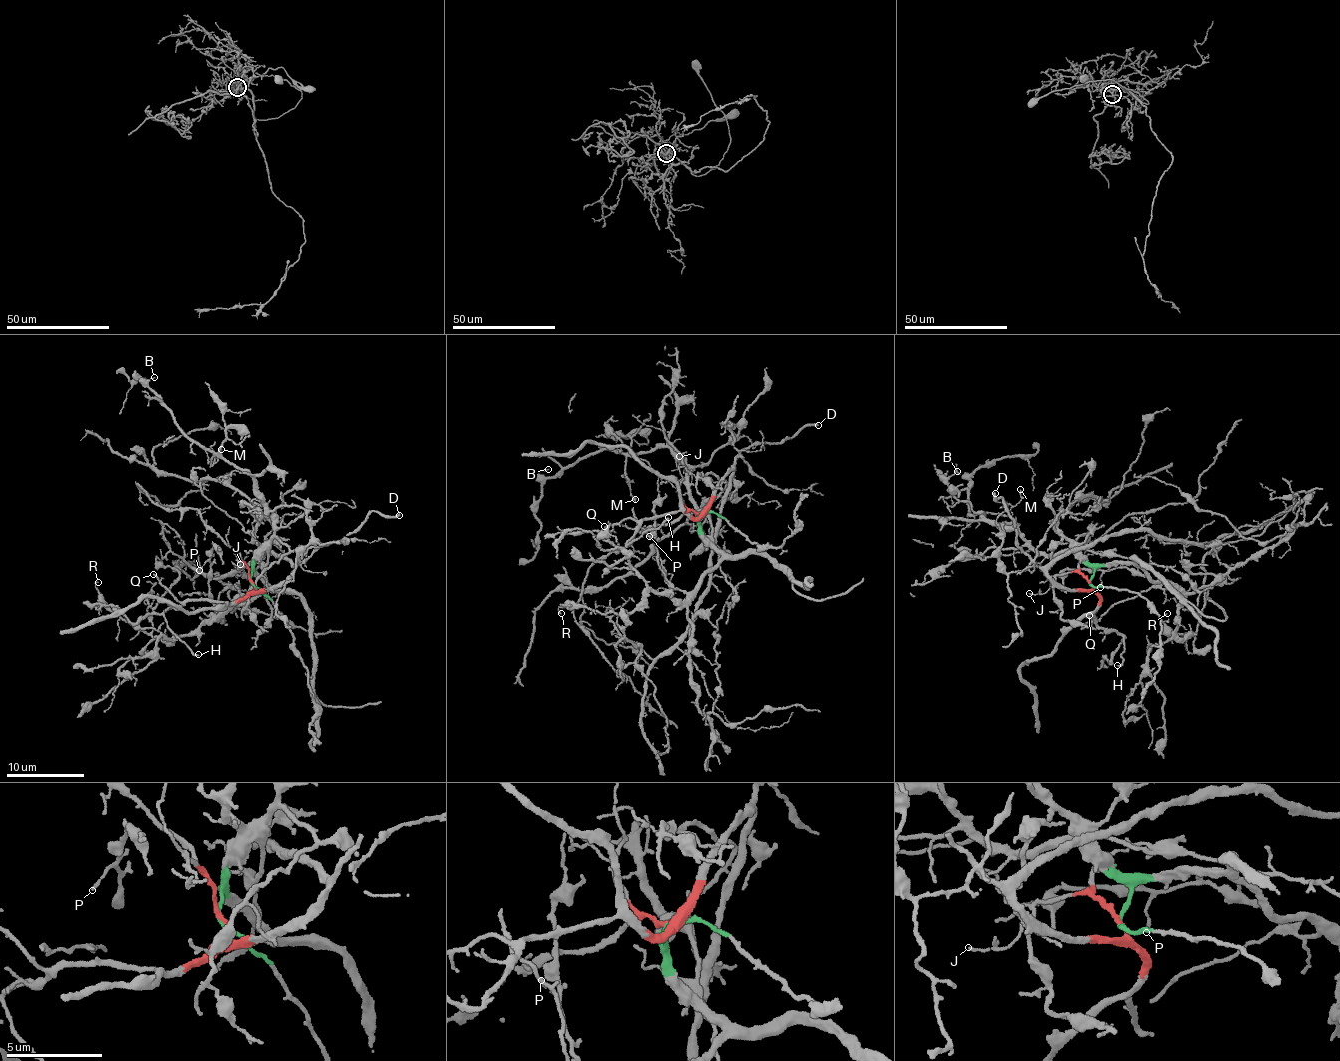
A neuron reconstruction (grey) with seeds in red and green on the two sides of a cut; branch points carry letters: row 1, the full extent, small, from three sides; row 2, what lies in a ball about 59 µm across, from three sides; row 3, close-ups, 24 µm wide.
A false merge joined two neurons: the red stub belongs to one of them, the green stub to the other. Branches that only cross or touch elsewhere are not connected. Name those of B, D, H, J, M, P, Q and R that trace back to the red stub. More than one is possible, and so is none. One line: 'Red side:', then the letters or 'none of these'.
Red side: D, H, J, Q

